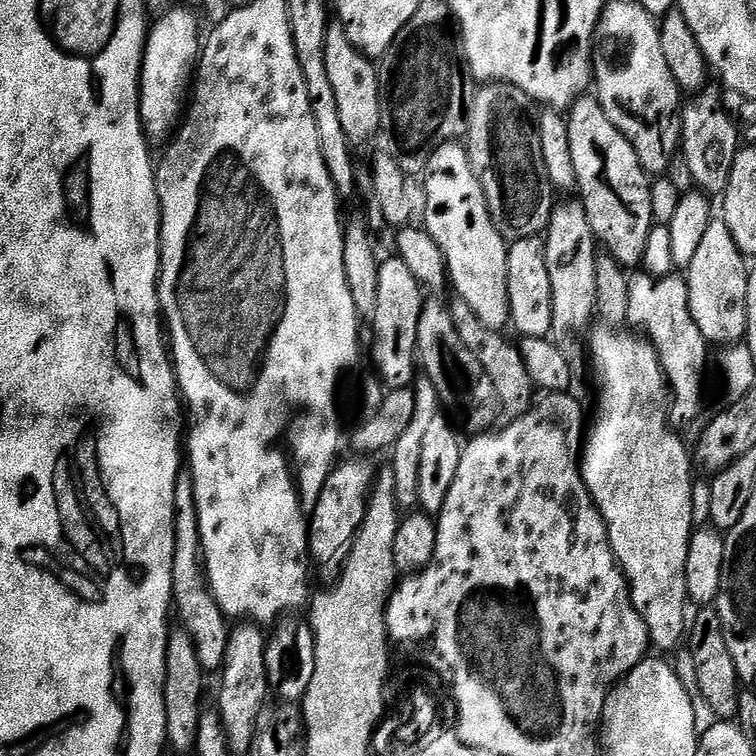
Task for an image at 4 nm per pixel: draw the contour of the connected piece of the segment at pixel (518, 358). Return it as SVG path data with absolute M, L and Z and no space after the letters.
M456 298L453 301L451 301L450 307L452 321L458 330L458 338L462 338L462 342L466 342L470 354L474 354L478 358L478 362L484 368L484 373L494 382L499 415L505 421L518 419L534 403L534 395L532 396L534 385L526 370L524 355L520 352L519 347L508 348L507 342L500 337L503 335L495 328L487 328L478 318L478 314L474 314L474 310L470 310L470 306L466 306L464 300Z

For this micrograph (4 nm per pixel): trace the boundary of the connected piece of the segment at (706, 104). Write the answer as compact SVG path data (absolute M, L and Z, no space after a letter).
M705 87L683 101L678 117L678 136L680 132L684 139L682 155L690 165L690 174L694 174L695 187L705 194L723 194L730 182L730 166L734 166L736 153L742 147L742 132L736 129L727 110L720 108L721 89L712 87Z

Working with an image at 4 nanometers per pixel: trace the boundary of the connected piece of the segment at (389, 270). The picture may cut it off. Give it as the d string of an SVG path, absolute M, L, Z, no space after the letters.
M398 258L379 261L378 270L378 298L377 306L372 316L372 332L376 337L372 340L372 360L376 363L376 368L380 371L379 379L383 381L389 389L409 387L418 375L418 353L416 351L416 335L418 334L418 314L422 303L422 286L410 274L406 262Z

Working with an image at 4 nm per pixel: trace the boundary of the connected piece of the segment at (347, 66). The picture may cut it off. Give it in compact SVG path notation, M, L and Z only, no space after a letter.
M339 22L329 23L326 30L326 75L330 77L330 87L338 101L338 118L349 144L370 143L380 132L380 73L373 57L356 49Z

